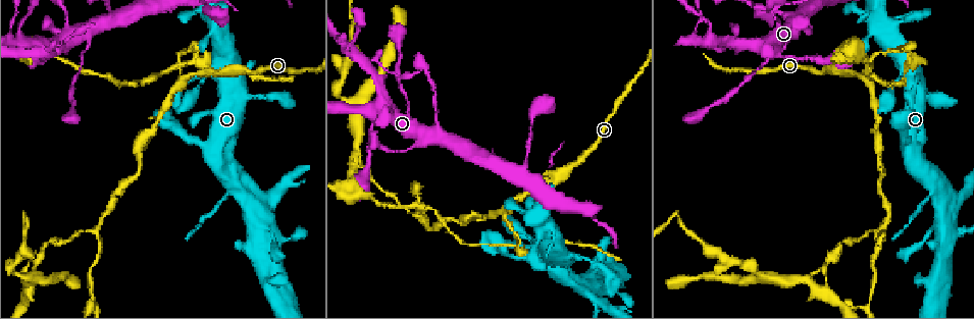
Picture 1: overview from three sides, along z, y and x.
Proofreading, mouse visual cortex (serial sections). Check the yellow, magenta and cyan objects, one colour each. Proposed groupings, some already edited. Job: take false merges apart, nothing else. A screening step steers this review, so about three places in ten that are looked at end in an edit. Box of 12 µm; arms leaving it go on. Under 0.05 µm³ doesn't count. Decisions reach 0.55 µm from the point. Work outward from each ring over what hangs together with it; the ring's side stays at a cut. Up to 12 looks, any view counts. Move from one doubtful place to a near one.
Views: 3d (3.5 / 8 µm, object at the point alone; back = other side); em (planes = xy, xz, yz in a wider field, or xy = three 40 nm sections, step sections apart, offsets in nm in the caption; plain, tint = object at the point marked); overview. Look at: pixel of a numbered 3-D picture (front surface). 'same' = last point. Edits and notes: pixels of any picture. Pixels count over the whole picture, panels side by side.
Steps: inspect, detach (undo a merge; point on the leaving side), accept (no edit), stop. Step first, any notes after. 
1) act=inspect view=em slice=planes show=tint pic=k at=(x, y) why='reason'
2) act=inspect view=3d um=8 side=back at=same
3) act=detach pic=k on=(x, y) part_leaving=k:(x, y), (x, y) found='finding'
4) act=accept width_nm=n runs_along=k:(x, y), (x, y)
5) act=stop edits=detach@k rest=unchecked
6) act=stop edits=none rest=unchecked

act=inspect view=3d um=3.5 pic=1 at=(44, 40) why='thick turns thin'

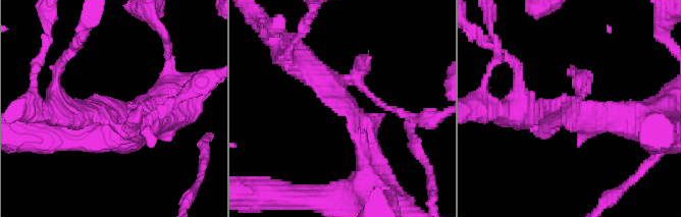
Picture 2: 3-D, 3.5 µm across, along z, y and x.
act=inspect view=em slice=xy step=5 show=tint pic=2 at=(112, 112) why='now the EM'

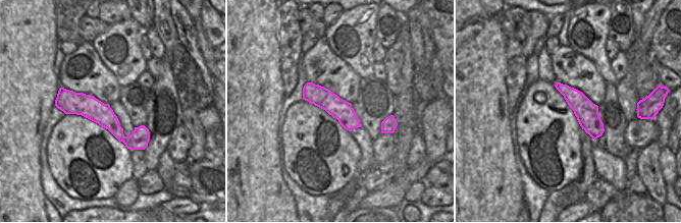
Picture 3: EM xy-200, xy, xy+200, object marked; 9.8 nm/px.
act=inspect view=em slice=xy step=1 show=tint at=same why='another direction'

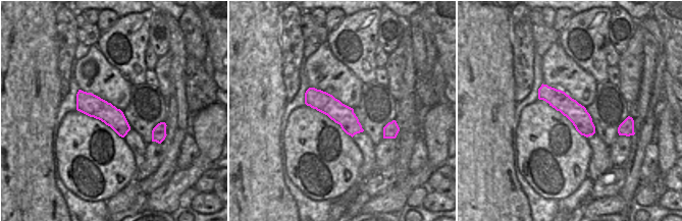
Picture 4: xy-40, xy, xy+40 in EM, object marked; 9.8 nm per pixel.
act=detach pic=2 on=(377, 101) width_nm=200 part_leaving=2:(353, 78), (403, 115), (428, 117) found='a second cell is stuck on'

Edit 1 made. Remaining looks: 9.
act=inspect view=3d um=3.5 pic=1 at=(437, 117) why='sudden change in width'

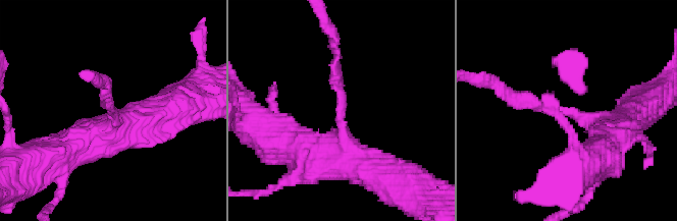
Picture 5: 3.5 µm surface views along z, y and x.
act=inspect view=em slice=planes show=tint pic=5 at=(114, 111) arm_widths_nm=200,600 why='shape alone is not enough'

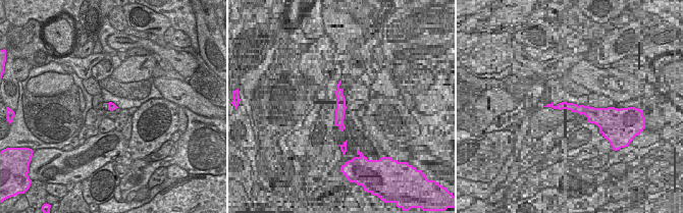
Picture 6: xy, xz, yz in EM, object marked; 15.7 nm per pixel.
act=accept width_nm=130 runs_along=5:(611, 143), (597, 120), (509, 96) found='continuous, no second cell'

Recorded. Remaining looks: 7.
act=inspect view=3d um=3.5 pic=1 at=(867, 80) why='a fork'

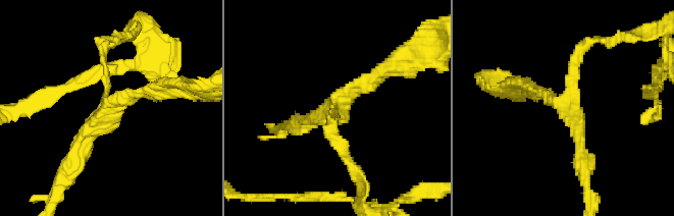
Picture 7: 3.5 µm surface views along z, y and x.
act=inspect view=em slice=planes show=tint pic=7 at=(562, 104) arms=3 arm_widths_nm=150,200,200 why='shape alone is not enough'

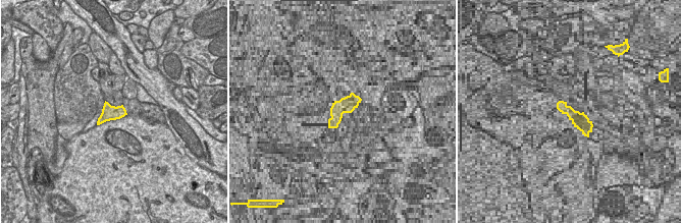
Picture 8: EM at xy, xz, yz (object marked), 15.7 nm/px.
act=inspect view=em slice=xy step=1 show=tint at=same

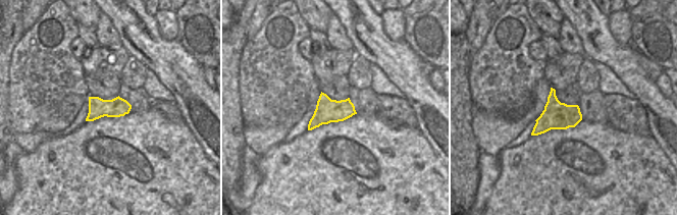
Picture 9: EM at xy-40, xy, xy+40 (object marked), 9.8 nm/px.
act=accept runs_along=7:(162, 86), (109, 102), (74, 158) found='one cell here'

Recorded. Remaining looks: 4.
act=inspect view=3d um=3.5 pic=1 at=(909, 48) why='three-way junction'

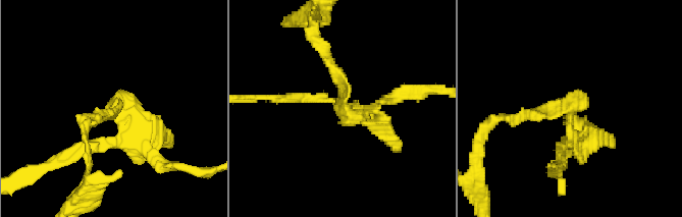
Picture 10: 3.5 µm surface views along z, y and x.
act=inspect view=em slice=xy step=5 show=tint pic=10 at=(119, 107)

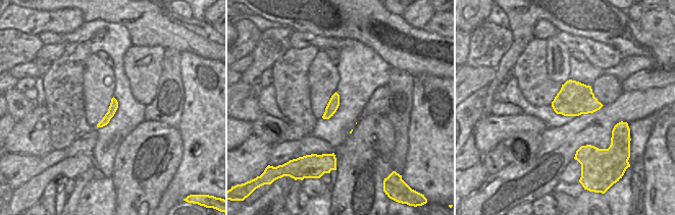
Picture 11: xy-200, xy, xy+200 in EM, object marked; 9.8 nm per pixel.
act=detach pic=10 on=(389, 141) arms=3 arm_widths_nm=150,150,250 part_leaving=10:(334, 102), (328, 99), (257, 99) found='two cells meet here'

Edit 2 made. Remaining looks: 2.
act=inspect view=3d um=3.5 pic=1 at=(229, 193) why='two arms in line, one across'

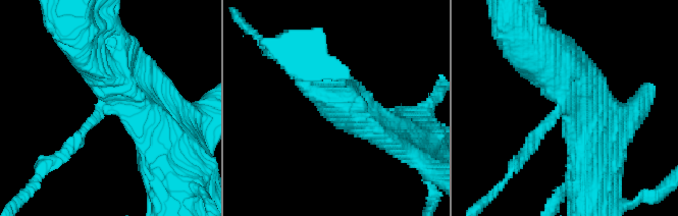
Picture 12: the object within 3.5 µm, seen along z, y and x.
act=inspect view=em slice=xy step=2 show=tint pic=12 at=(561, 103)

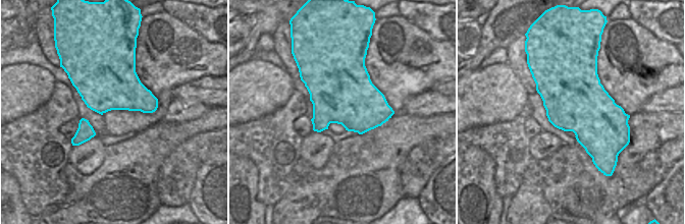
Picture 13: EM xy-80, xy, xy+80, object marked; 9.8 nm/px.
act=accept runs_along=12:(81, 34), (109, 77), (162, 130) found='continuous, no second cell'

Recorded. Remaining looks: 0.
act=stop edits=detach@2,detach@10 rest=unchecked

